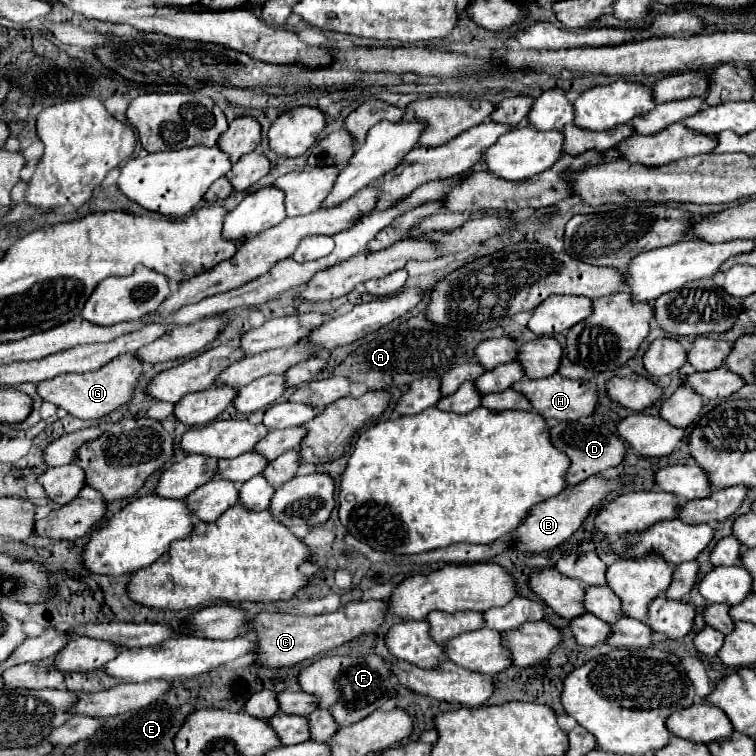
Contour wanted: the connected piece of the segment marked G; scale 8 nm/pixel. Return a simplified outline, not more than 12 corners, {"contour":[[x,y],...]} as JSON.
{"contour":[[124,354],[38,384],[42,400],[96,420],[130,400],[142,364]]}

